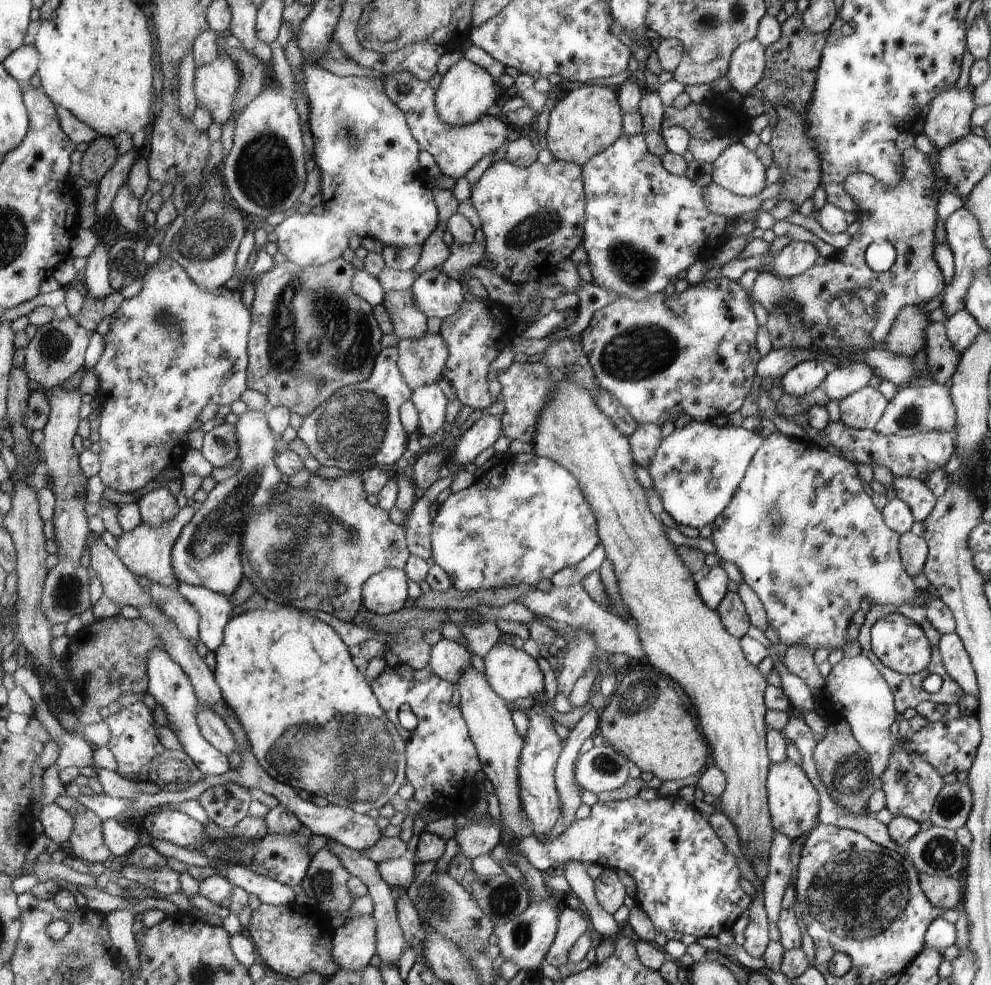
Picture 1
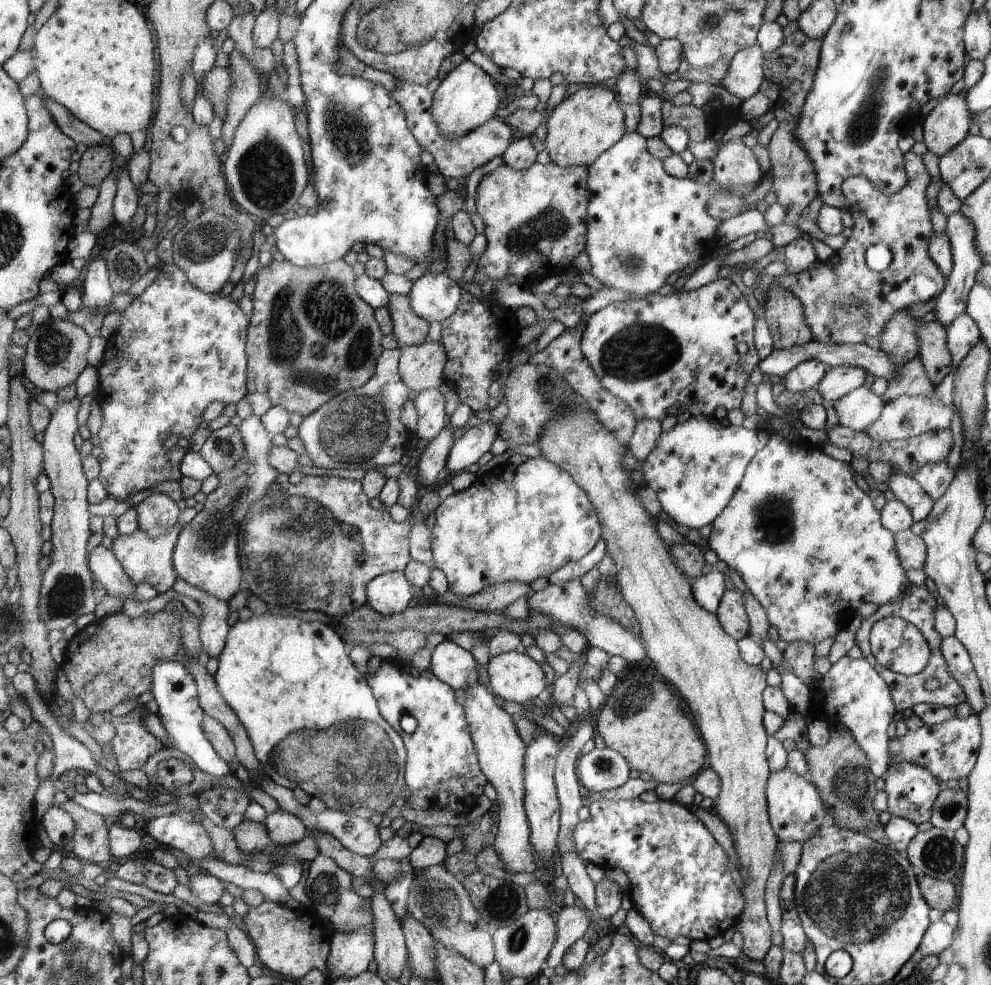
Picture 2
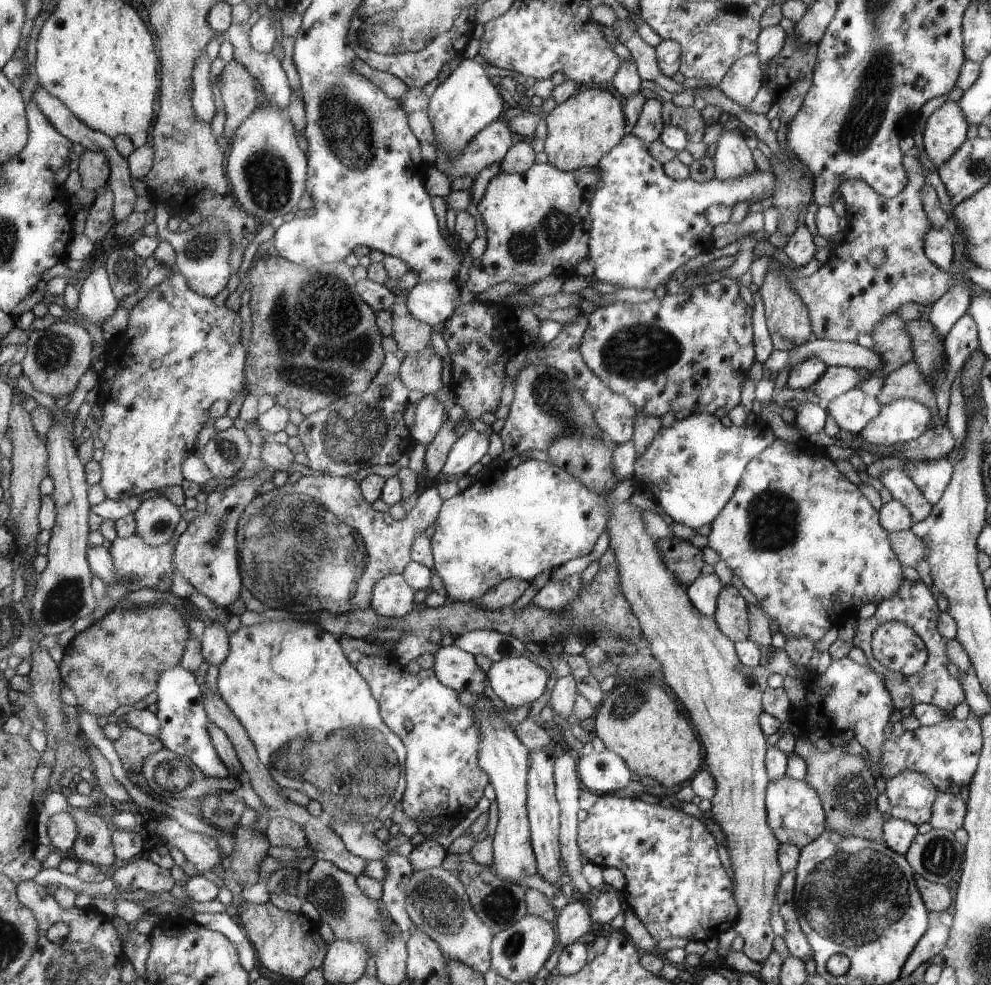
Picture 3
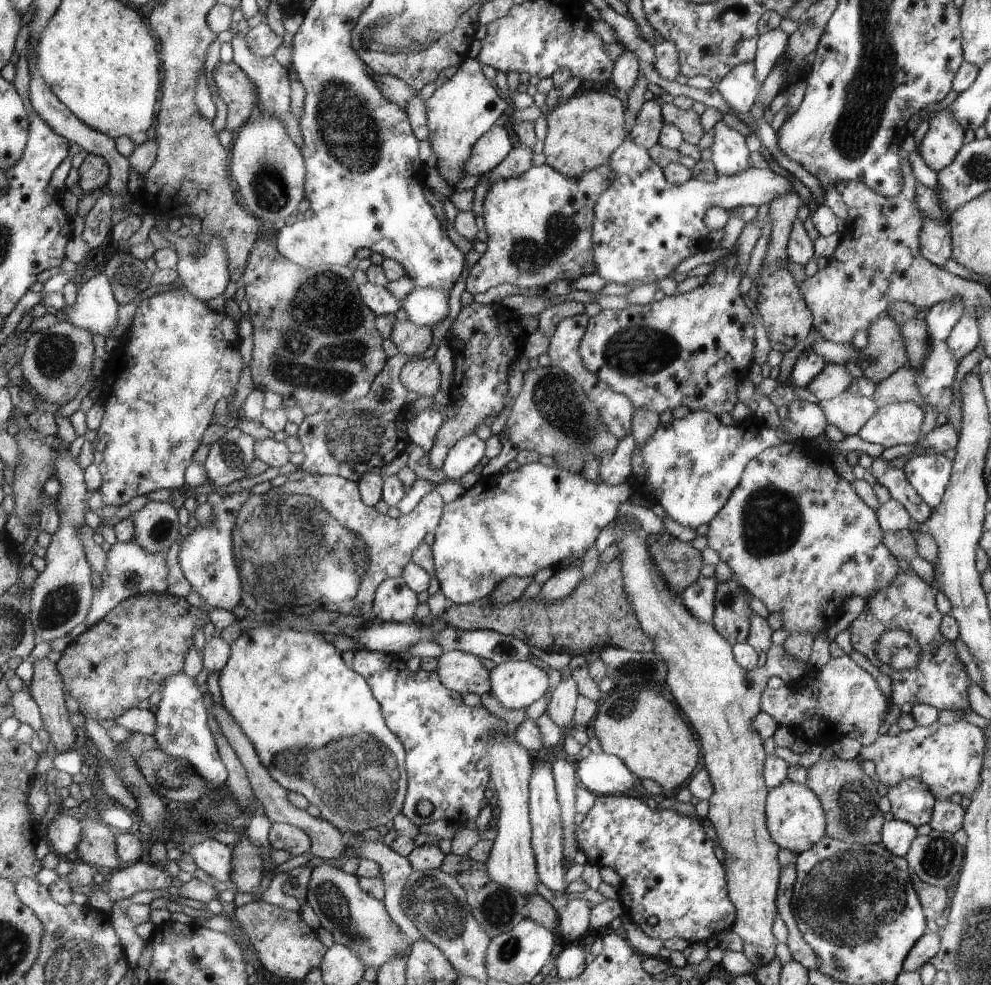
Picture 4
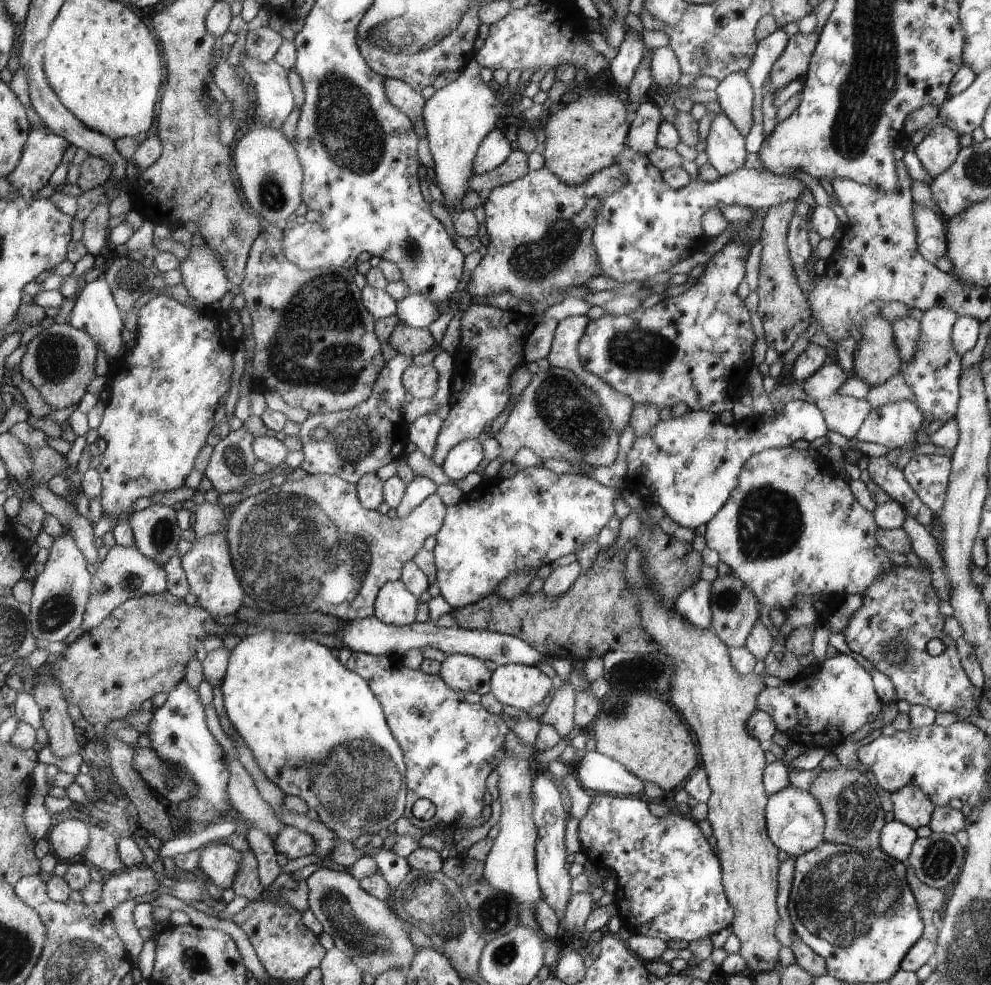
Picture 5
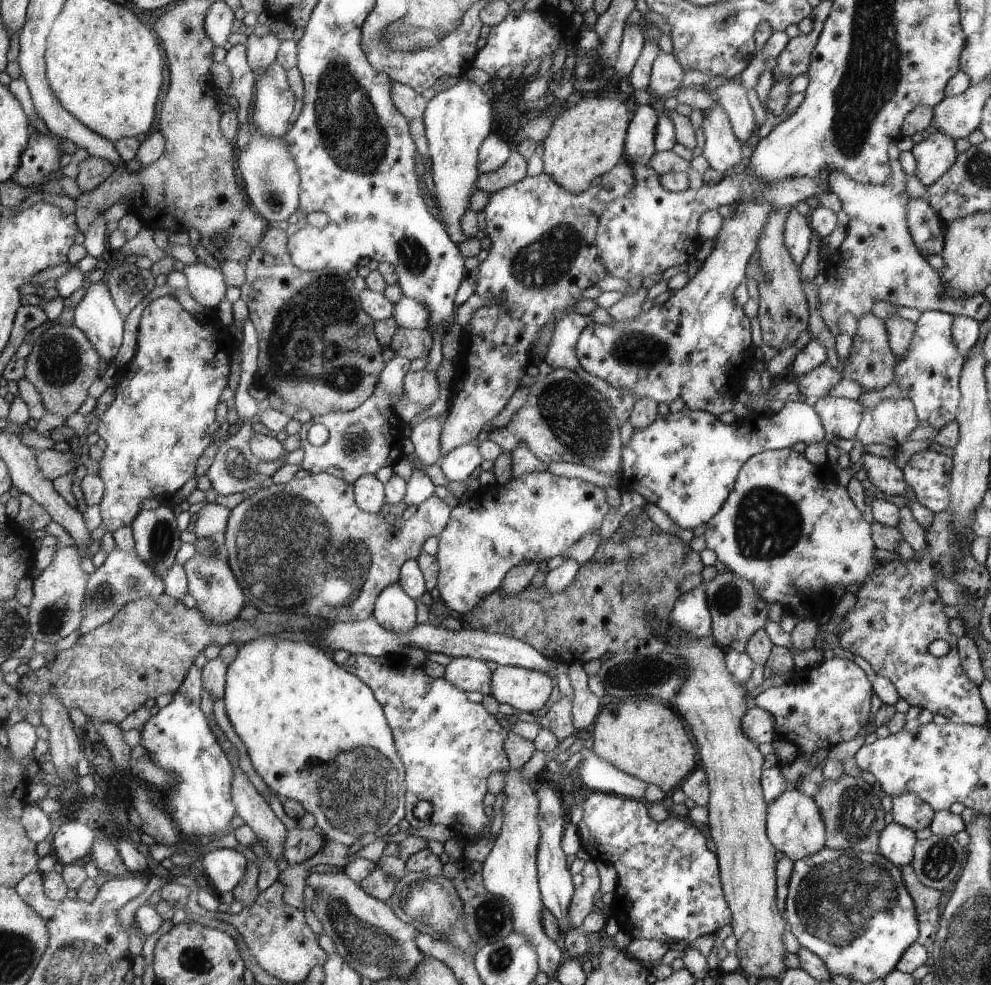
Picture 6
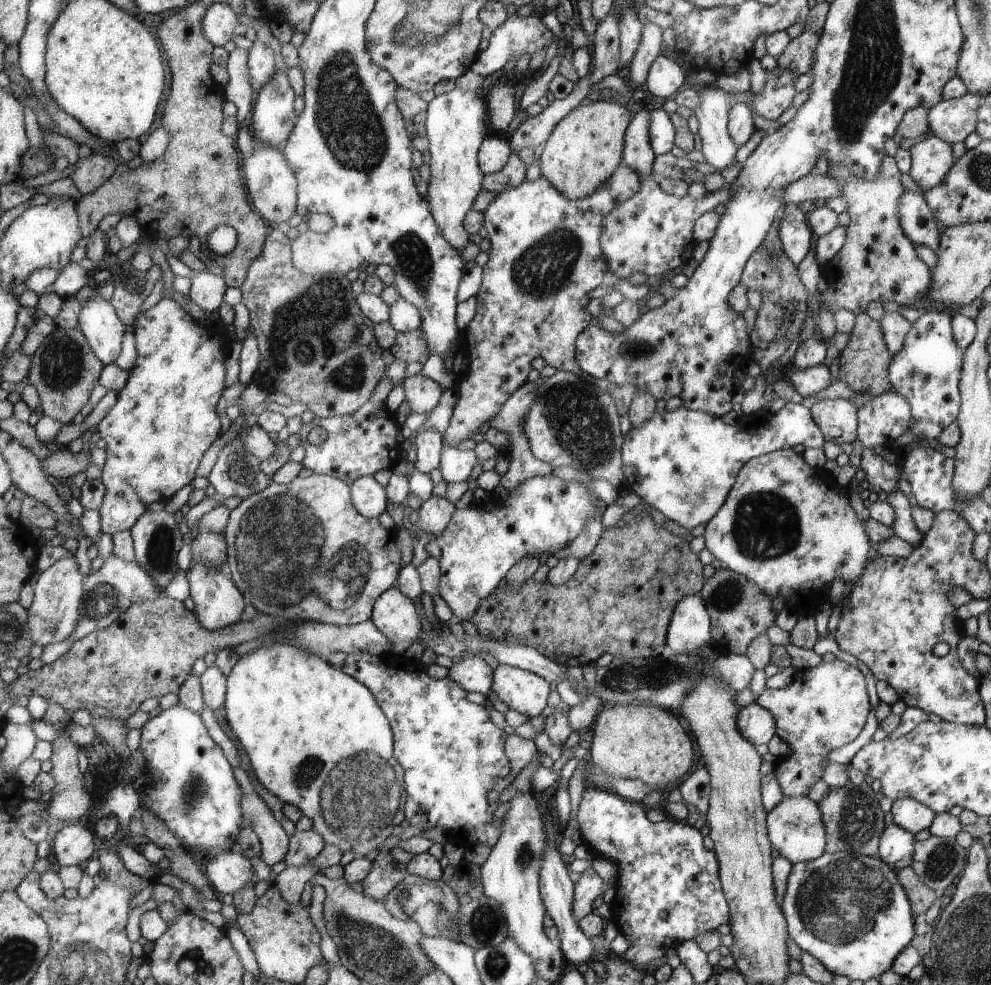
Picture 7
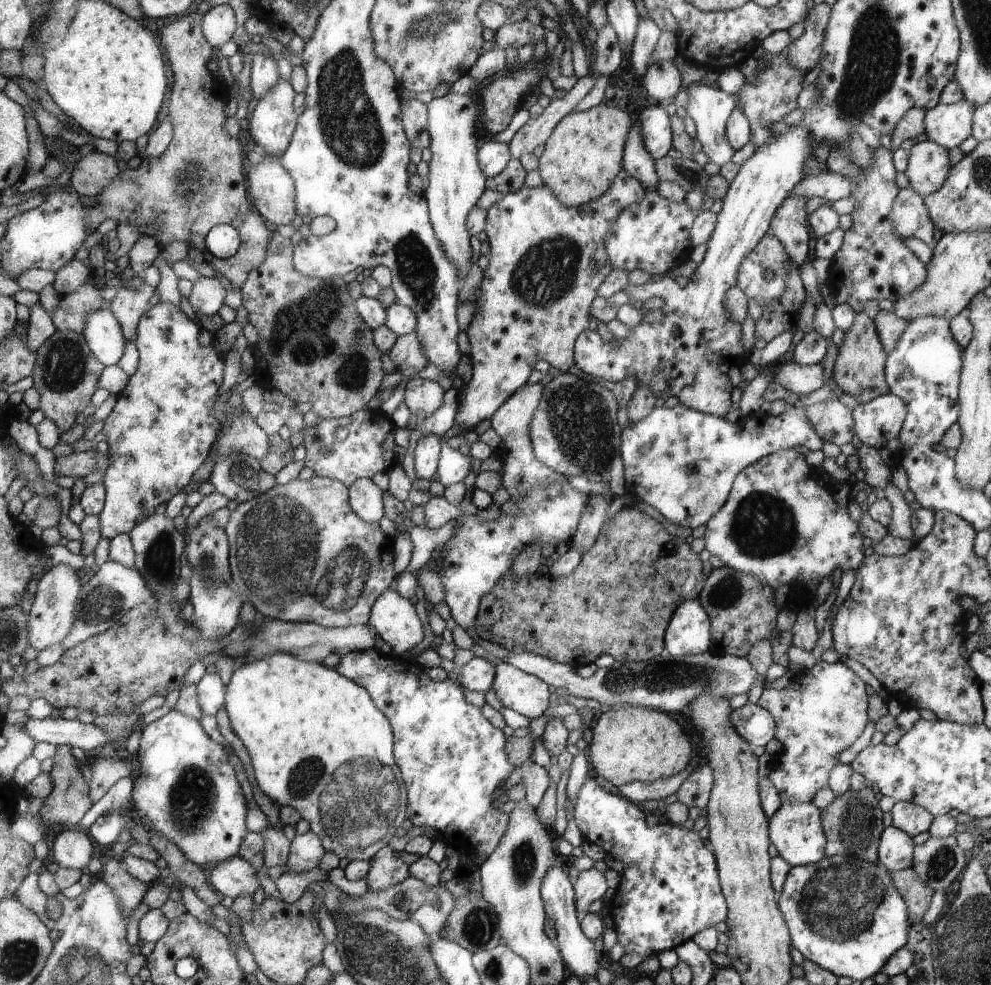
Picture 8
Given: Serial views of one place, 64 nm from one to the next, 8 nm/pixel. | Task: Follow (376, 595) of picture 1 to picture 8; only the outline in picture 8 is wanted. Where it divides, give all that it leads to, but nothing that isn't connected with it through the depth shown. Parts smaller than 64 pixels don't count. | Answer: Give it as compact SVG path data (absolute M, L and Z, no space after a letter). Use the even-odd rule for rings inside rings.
M386 590L377 602L374 602L370 627L390 645L391 654L398 658L424 640L424 626L412 602L397 591Z

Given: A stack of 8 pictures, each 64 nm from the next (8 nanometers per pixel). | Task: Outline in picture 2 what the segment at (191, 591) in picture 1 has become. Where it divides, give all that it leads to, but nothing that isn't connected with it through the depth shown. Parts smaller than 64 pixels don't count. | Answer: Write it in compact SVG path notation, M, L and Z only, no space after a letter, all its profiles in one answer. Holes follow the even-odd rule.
M178 578L174 591L196 601L202 608L202 617L199 622L199 636L202 650L208 656L217 658L224 649L229 634L228 617L231 611L224 600L211 596L207 591L187 584Z

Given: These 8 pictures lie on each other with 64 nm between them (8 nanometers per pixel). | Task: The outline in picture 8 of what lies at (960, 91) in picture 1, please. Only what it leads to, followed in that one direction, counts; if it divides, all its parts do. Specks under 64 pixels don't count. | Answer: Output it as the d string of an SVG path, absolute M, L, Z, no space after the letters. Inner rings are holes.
M927 138L914 144L909 164L904 172L912 189L923 198L936 193L946 182L950 170L949 151Z

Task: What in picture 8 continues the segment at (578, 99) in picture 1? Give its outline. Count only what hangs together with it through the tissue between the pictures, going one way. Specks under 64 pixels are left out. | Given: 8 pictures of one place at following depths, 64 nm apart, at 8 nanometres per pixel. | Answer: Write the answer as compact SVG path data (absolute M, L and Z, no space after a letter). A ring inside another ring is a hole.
M601 103L585 112L570 112L562 118L545 143L546 148L539 158L542 181L549 186L558 199L565 203L565 206L581 206L597 200L602 194L608 192L617 175L624 168L624 140L628 140L631 129L632 120L625 108Z

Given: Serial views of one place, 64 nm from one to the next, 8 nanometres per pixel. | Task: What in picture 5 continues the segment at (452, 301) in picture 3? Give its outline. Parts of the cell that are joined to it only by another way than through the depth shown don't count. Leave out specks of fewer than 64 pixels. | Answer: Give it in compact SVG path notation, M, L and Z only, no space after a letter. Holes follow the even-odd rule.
M412 293L397 302L395 313L399 322L417 329L427 328L441 312L428 294Z

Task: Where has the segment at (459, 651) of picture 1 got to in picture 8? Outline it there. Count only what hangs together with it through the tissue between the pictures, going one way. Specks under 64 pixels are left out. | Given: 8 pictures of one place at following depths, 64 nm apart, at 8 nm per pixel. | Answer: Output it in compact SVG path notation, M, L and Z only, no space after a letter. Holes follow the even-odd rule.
M474 657L470 662L466 662L462 668L457 668L455 672L460 676L456 680L461 686L470 691L487 693L493 688L496 667L484 658Z

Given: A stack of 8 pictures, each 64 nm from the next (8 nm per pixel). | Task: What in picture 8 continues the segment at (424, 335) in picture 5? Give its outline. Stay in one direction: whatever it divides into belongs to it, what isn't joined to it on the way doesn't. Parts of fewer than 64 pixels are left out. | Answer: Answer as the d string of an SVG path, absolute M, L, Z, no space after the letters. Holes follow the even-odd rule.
M416 332L400 335L395 346L388 352L388 356L400 371L412 367L419 372L429 363Z

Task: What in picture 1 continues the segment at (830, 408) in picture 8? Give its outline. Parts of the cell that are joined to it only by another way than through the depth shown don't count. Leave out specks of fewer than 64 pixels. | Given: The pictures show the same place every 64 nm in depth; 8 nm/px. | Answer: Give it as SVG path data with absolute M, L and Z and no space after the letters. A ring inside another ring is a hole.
M870 386L850 394L839 403L841 422L857 430L873 430L889 407L888 400Z

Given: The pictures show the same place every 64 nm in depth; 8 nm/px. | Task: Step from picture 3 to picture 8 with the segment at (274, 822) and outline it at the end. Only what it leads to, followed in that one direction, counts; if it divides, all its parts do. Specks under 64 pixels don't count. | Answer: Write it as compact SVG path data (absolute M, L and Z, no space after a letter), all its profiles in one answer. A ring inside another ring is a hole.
M311 831L296 834L291 842L287 868L297 872L316 869L325 852L324 844L316 834Z

